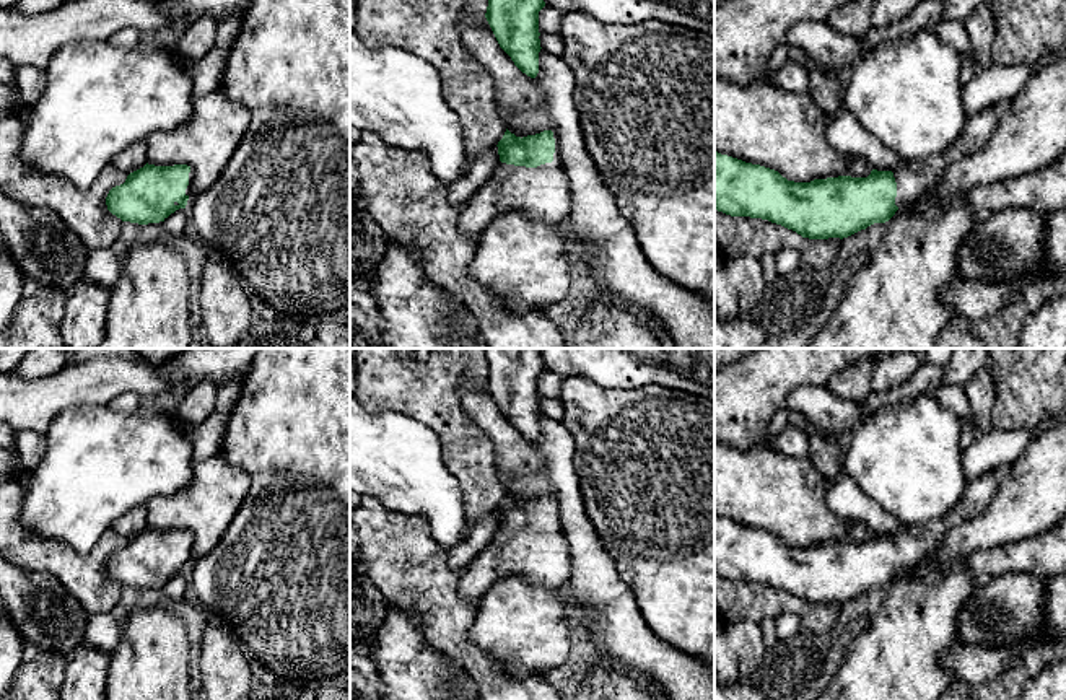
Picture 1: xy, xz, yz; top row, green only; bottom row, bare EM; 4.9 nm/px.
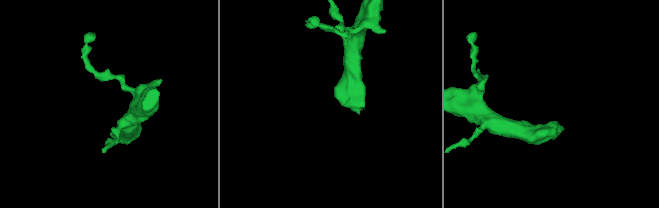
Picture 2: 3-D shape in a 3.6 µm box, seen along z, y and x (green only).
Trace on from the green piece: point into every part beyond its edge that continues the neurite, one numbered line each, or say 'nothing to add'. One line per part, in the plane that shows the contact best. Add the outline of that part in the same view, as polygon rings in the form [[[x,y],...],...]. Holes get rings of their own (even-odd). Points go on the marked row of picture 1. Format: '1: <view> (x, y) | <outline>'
1: xz (542, 194) | [[[555,142],[553,161],[537,168],[500,163],[487,182],[464,203],[457,218],[457,230],[462,236],[480,241],[488,226],[503,213],[521,212],[524,217],[558,225],[570,215],[571,189],[558,160]]]

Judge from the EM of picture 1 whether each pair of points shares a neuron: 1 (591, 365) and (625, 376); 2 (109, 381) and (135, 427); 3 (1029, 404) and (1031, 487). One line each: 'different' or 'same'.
1: same
2: different
3: different

